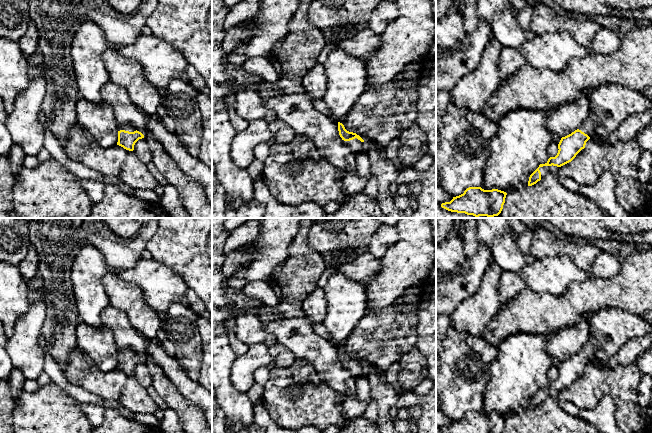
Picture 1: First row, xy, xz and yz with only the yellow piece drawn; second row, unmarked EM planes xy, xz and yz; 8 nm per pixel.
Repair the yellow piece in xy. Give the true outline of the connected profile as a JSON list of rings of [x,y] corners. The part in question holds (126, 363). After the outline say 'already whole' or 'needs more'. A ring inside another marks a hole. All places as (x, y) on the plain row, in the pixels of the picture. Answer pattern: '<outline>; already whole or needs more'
[[[120,349],[118,351],[117,369],[126,374],[133,375],[135,367],[144,362],[144,359],[130,349]]]; needs more

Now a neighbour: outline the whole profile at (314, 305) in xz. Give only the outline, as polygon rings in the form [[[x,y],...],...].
[[[316,285],[301,303],[301,307],[312,323],[323,324],[327,311],[324,290]]]

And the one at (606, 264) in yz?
[[[602,251],[594,260],[589,272],[594,277],[609,278],[616,275],[621,269],[621,260],[615,255]]]

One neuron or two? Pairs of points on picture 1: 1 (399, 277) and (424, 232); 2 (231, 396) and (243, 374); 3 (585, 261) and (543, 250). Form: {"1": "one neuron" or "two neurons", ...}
{"1": "one neuron", "2": "two neurons", "3": "one neuron"}

